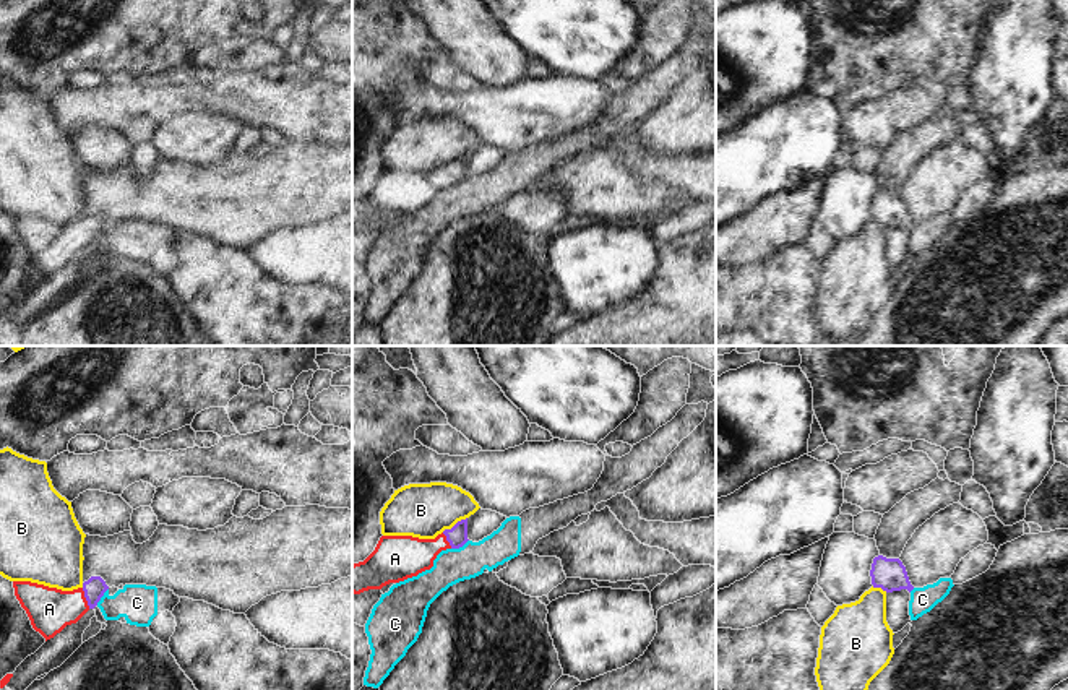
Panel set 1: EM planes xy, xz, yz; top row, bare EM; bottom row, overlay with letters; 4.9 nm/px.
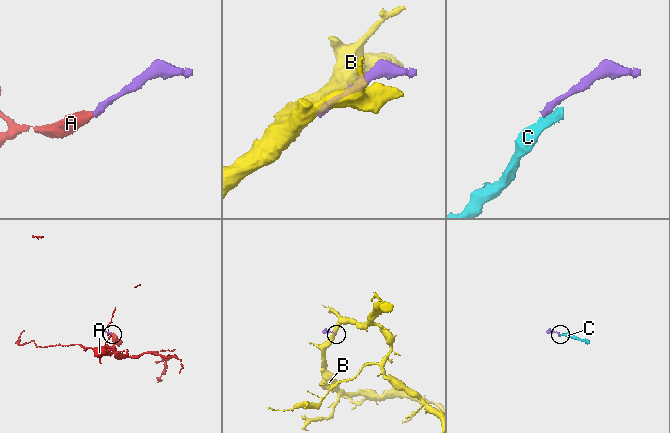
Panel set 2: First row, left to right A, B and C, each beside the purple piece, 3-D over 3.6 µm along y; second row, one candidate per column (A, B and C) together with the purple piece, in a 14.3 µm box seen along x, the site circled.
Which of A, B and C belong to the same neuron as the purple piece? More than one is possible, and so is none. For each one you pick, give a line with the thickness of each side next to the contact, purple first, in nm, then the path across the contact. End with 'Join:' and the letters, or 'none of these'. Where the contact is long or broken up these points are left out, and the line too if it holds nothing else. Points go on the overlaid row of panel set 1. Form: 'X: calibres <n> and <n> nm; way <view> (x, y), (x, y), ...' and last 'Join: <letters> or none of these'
A: calibres 110 and 220 nm; way xy (94, 588), (86, 598), (67, 608), (49, 609)
Join: A

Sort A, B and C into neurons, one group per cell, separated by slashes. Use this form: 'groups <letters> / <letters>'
groups A / B / C

